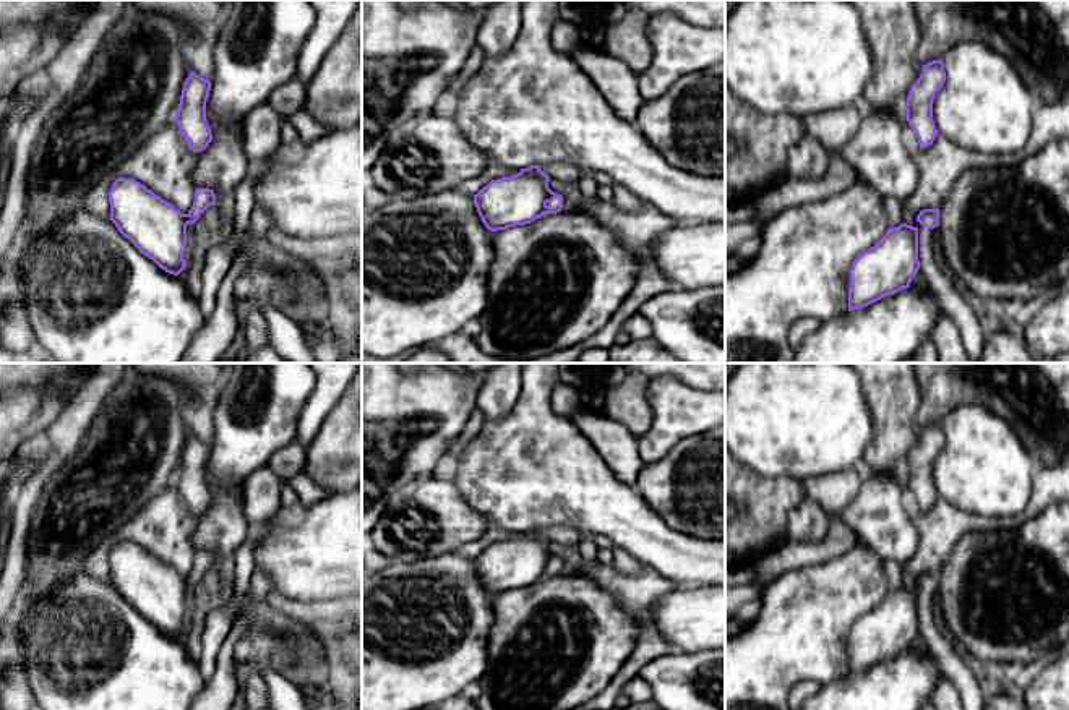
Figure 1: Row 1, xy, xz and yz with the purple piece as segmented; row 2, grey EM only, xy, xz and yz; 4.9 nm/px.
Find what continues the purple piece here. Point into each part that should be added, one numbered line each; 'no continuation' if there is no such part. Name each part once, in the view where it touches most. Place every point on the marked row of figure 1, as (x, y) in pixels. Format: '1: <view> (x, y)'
no continuation

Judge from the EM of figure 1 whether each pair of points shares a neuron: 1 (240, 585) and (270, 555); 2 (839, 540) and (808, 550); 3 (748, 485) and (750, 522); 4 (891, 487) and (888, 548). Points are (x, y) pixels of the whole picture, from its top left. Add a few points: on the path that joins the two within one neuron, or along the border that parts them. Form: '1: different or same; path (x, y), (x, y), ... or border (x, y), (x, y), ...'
1: different; border (260, 535), (255, 545), (253, 566)
2: same; path (831, 547), (816, 550)
3: same; path (750, 495), (750, 513)
4: same; path (888, 501), (888, 534)

